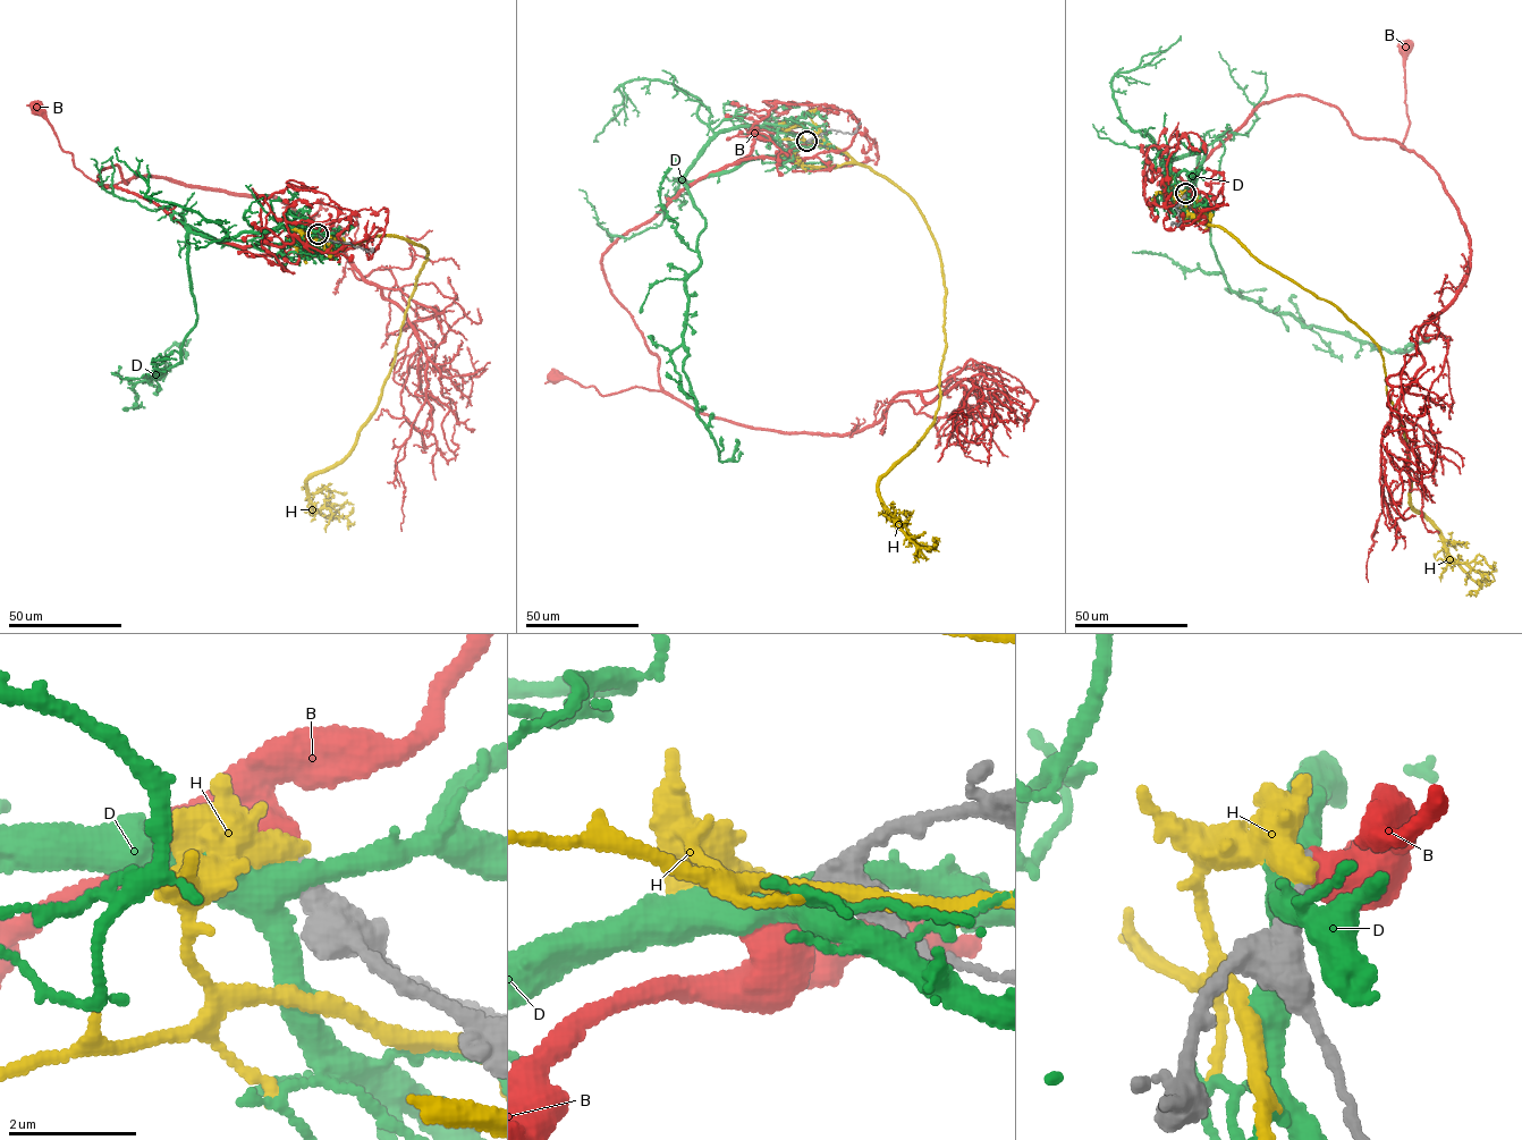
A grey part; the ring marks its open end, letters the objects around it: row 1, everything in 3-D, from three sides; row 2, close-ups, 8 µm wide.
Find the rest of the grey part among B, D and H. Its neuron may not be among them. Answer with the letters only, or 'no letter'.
no letter

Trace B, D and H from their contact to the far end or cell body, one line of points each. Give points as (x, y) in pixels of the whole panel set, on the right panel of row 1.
B: (1185, 194), (1189, 216), (1194, 169), (1258, 106), (1292, 95), (1411, 151), (1406, 49)
D: (1185, 194), (1205, 146), (1195, 188), (1232, 290), (1308, 327), (1388, 351), (1410, 351), (1427, 337), (1404, 348)
H: (1185, 194), (1194, 219), (1330, 302), (1377, 345), (1406, 442), (1409, 503), (1480, 585), (1466, 596)

